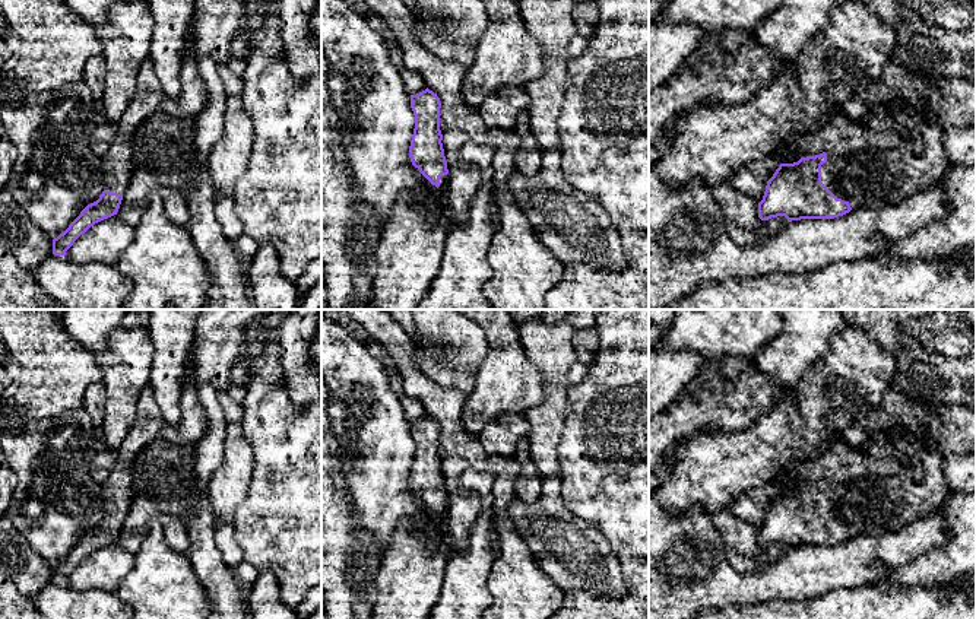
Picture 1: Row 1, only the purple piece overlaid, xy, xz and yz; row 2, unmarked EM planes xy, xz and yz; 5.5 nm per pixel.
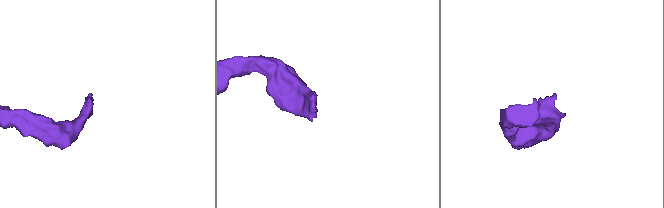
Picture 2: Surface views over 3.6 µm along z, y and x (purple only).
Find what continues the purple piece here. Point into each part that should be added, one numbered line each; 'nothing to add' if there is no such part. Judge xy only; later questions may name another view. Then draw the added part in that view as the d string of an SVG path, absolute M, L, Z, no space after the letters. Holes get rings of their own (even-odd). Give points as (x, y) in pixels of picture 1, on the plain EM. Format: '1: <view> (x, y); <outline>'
1: xy (149, 425); M191 352L186 359L183 390L180 399L181 419L171 426L164 419L153 388L148 384L137 397L136 419L126 438L117 448L117 461L102 486L104 517L124 521L131 505L140 498L131 486L131 464L134 457L155 441L177 445L194 445L207 429L207 418L200 404L193 375Z

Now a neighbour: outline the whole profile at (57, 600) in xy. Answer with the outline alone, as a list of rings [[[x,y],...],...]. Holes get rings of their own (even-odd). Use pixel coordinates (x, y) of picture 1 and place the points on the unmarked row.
[[[48,583],[34,599],[44,619],[131,619],[133,609],[115,593],[75,590],[66,583]]]

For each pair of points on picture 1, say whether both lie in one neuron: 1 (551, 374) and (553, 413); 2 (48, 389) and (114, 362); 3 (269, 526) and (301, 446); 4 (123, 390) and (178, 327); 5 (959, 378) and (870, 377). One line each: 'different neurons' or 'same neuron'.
1: same neuron
2: different neurons
3: same neuron
4: different neurons
5: different neurons

